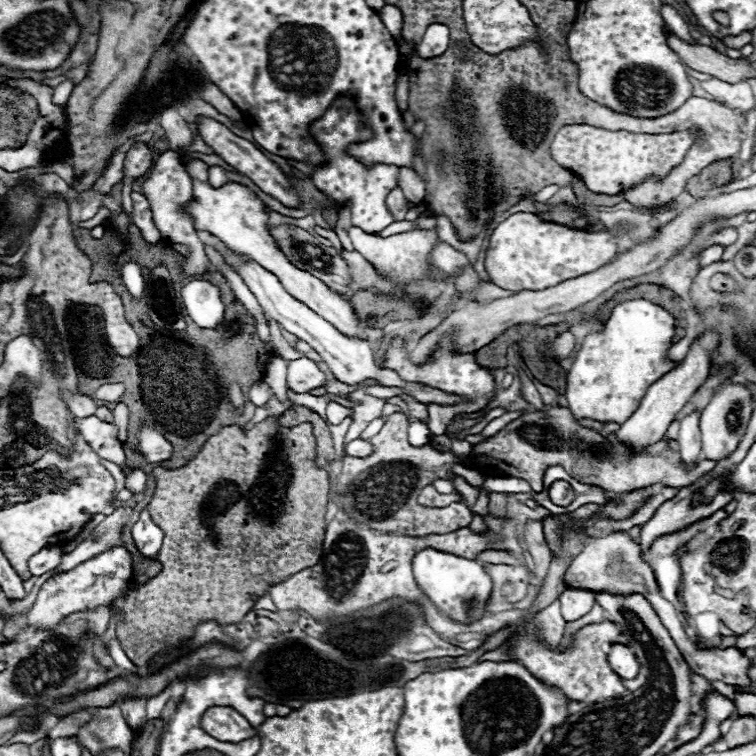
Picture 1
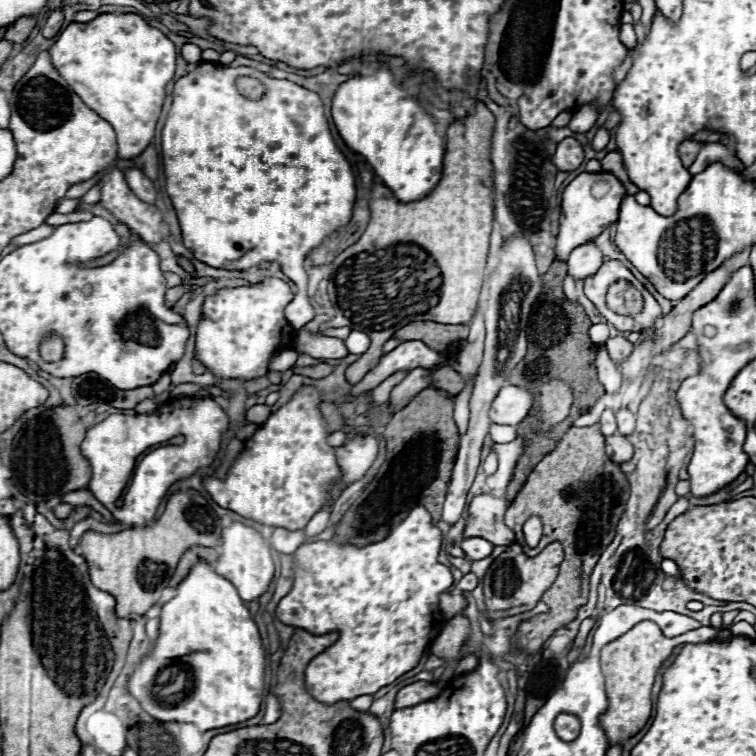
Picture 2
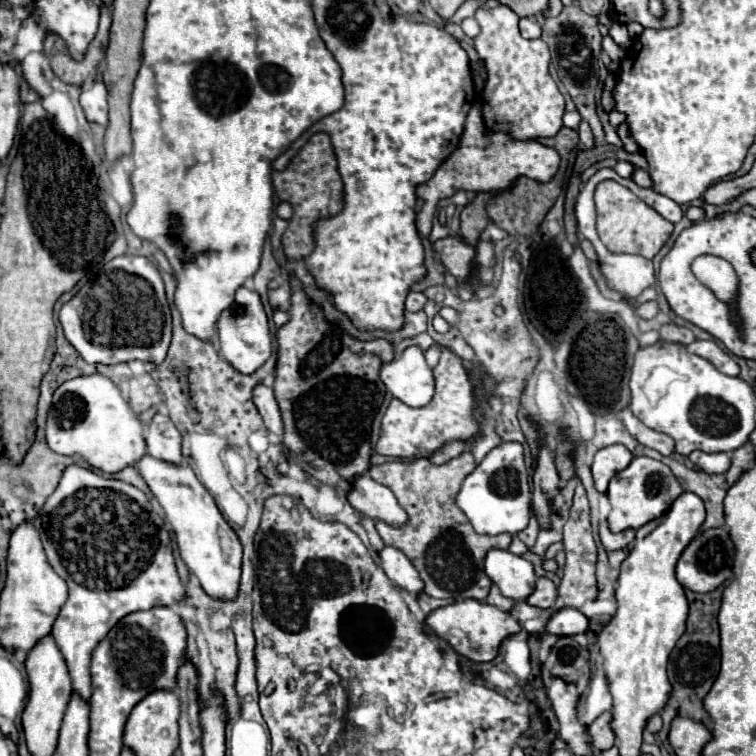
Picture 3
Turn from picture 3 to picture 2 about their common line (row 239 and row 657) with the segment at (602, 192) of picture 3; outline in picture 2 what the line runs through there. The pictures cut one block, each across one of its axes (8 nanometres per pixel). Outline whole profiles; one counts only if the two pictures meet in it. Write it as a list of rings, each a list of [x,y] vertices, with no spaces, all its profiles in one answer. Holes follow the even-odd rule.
[[[644,620],[644,622],[636,624],[632,630],[628,630],[624,636],[616,638],[614,642],[610,642],[602,648],[600,664],[602,664],[602,672],[606,676],[606,694],[610,700],[610,708],[608,708],[608,712],[602,714],[600,722],[602,722],[602,728],[604,728],[610,744],[628,740],[638,730],[642,730],[644,724],[648,722],[650,712],[652,712],[650,694],[652,694],[654,678],[656,678],[660,666],[664,664],[664,660],[668,660],[668,656],[672,654],[672,650],[682,642],[700,644],[712,640],[716,634],[718,632],[712,626],[702,626],[698,630],[690,630],[686,634],[666,638],[662,634],[662,630],[656,626],[656,622]]]

